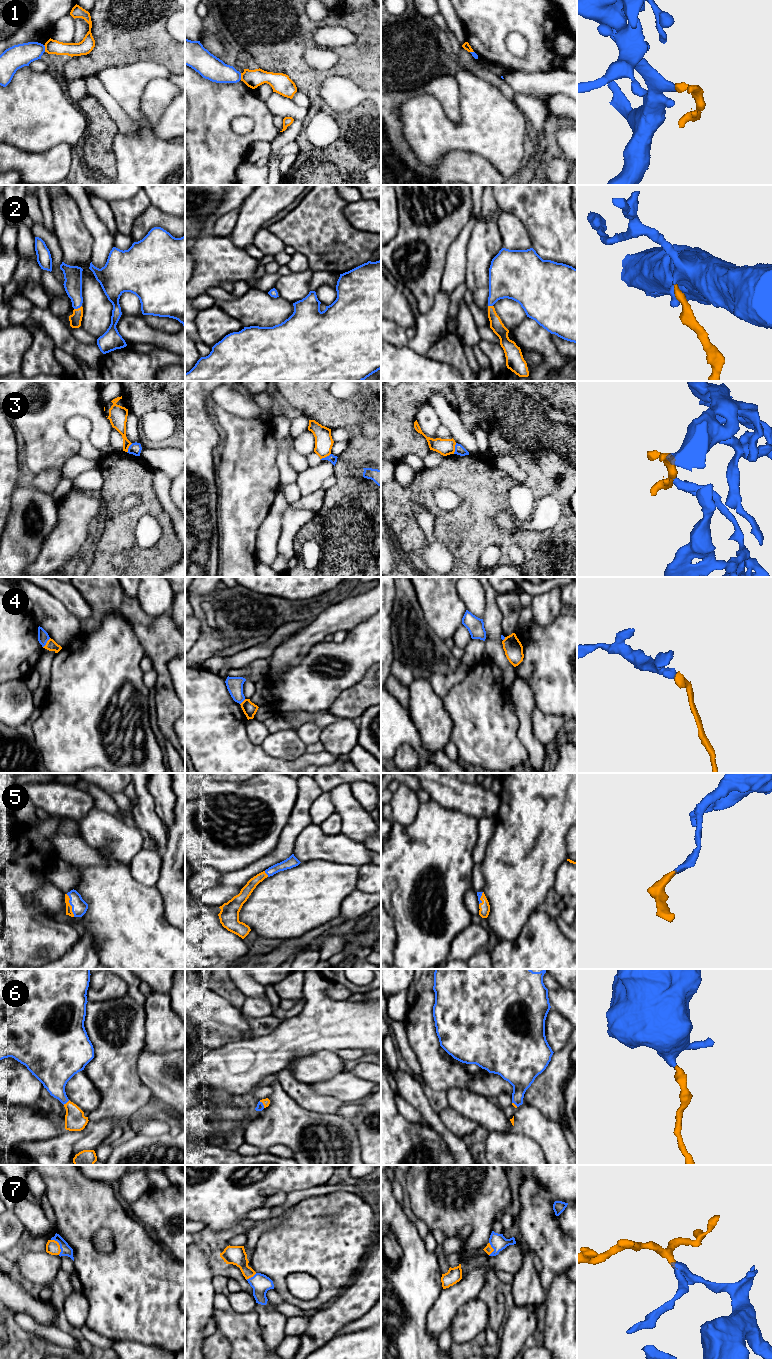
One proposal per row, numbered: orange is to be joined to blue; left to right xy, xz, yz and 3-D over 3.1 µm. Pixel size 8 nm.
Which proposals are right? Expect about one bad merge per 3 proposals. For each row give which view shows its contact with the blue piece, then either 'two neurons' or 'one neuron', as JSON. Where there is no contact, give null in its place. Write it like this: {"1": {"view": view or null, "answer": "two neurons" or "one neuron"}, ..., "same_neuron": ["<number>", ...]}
{"1": {"view": "xy", "answer": "two neurons"}, "2": {"view": "xy", "answer": "one neuron"}, "3": {"view": "yz", "answer": "two neurons"}, "4": {"view": "xy", "answer": "two neurons"}, "5": {"view": "xy", "answer": "one neuron"}, "6": {"view": "xz", "answer": "one neuron"}, "7": {"view": "xy", "answer": "one neuron"}, "same_neuron": ["2", "5", "6", "7"]}

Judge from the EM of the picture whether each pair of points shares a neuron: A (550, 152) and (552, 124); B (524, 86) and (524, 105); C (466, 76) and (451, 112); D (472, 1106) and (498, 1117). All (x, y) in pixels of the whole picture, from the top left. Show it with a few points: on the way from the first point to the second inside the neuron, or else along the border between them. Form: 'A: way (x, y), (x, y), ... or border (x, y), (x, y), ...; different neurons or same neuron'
A: way (550, 145), (550, 131); same neuron
B: border (514, 92), (535, 96), (545, 103); different neurons
C: border (453, 76), (458, 88), (460, 118); different neurons
D: way (478, 1108), (492, 1117); same neuron

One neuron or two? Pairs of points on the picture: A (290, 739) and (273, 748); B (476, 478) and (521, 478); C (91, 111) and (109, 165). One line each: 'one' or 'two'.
A: one
B: two
C: one

